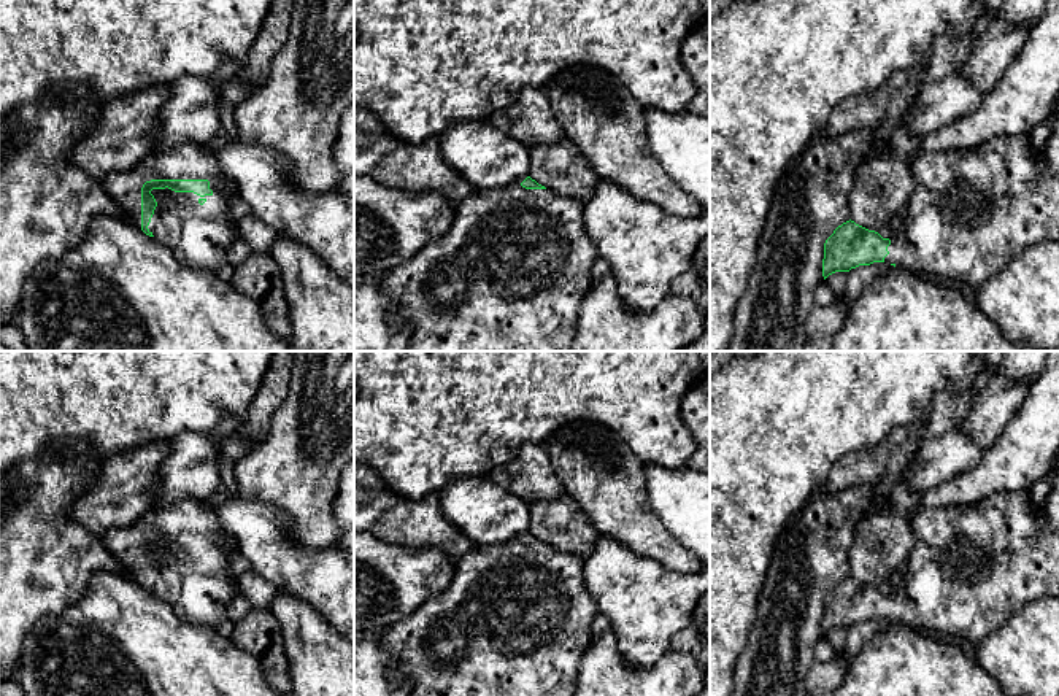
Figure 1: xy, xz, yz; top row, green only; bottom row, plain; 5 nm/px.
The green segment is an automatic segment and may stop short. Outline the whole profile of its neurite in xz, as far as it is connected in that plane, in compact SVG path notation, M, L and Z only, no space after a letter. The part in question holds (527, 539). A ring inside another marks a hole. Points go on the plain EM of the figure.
M527 532L516 543L478 547L467 553L456 564L449 585L387 626L381 640L400 663L391 677L413 680L410 696L575 696L578 667L592 642L595 613L595 601L584 582L584 559Z

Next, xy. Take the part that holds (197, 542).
M184 497L165 508L149 508L135 523L108 531L102 542L127 567L127 578L164 599L183 623L218 628L229 618L229 605L238 593L227 567L233 551L222 543L224 534L214 508Z

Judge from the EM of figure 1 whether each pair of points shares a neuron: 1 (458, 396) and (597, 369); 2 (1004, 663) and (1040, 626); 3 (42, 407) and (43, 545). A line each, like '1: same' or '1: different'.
1: same
2: same
3: different

